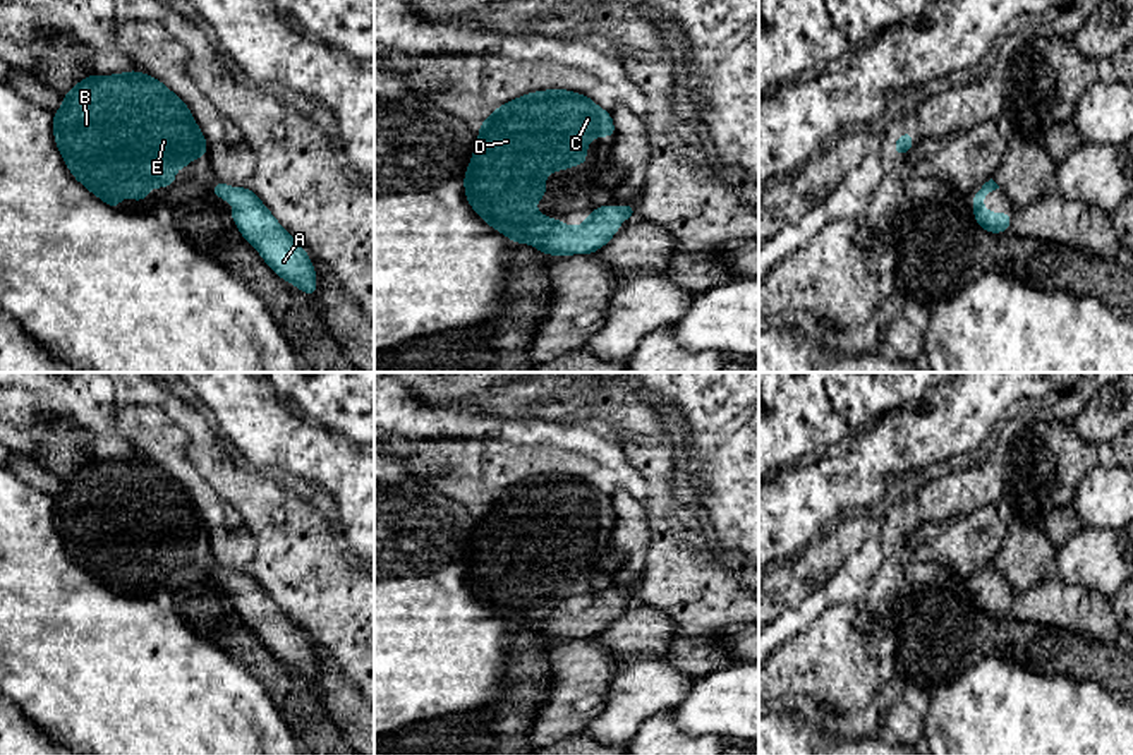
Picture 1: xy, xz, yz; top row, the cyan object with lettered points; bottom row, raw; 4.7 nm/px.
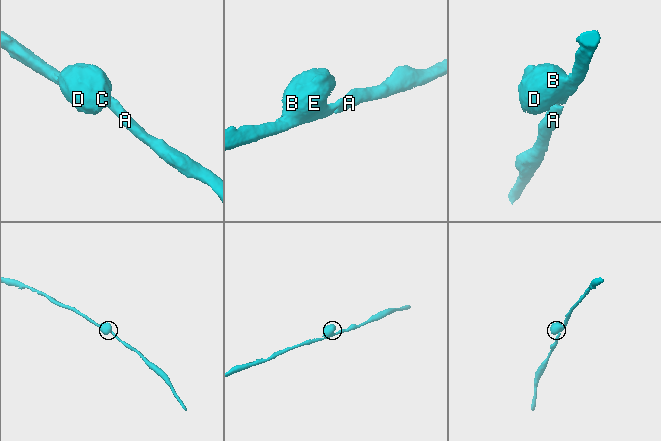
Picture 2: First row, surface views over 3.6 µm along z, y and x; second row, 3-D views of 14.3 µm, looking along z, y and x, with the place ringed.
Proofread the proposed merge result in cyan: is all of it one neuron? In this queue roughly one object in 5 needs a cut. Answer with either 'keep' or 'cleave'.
keep

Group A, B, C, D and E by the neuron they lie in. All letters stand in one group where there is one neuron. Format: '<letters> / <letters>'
A B C D E

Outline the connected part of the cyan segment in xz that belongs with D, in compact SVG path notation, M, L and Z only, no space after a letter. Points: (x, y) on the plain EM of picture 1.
M546 474L524 479L496 492L481 510L464 573L470 592L506 623L534 628L537 638L565 642L594 638L604 631L625 602L635 602L635 587L623 592L606 589L594 592L585 606L573 613L560 602L548 604L534 595L534 587L546 582L546 558L587 547L587 527L594 522L615 522L616 513L609 496L597 491L587 479L566 474Z

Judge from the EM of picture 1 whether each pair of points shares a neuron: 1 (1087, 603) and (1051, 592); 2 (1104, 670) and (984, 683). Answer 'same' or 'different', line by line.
1: same
2: different

